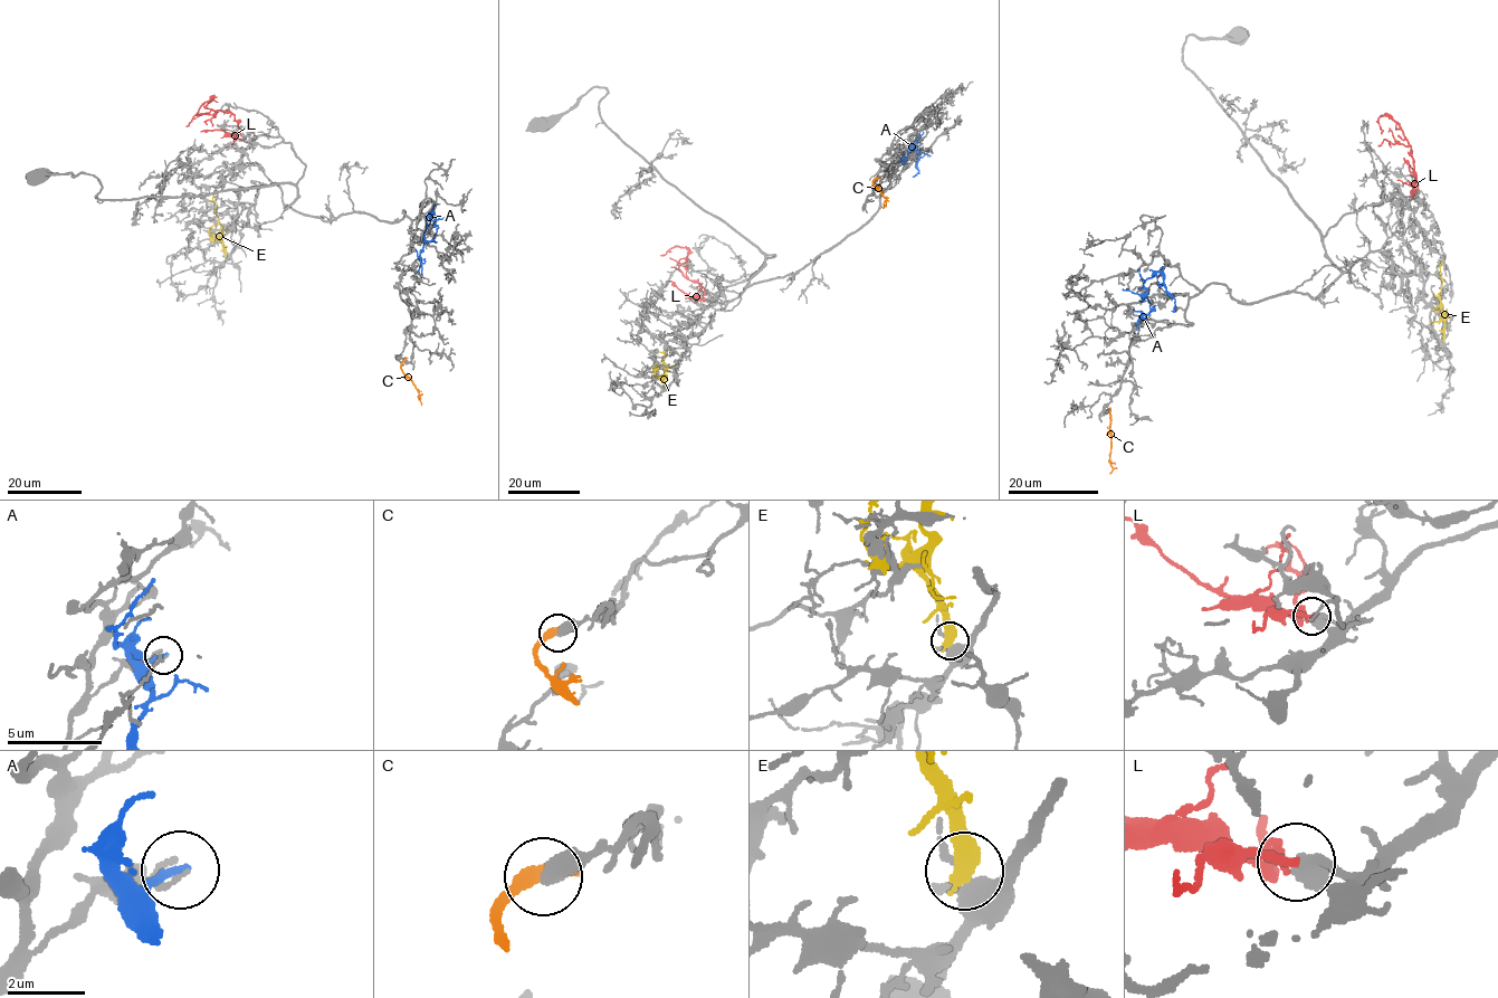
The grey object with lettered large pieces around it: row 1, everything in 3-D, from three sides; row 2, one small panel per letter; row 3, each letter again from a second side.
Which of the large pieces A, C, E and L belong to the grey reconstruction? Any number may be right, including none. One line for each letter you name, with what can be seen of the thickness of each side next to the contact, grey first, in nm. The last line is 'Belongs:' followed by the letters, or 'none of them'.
L: Thickness 650 nm (grey) against 200 nm
Belongs: L

